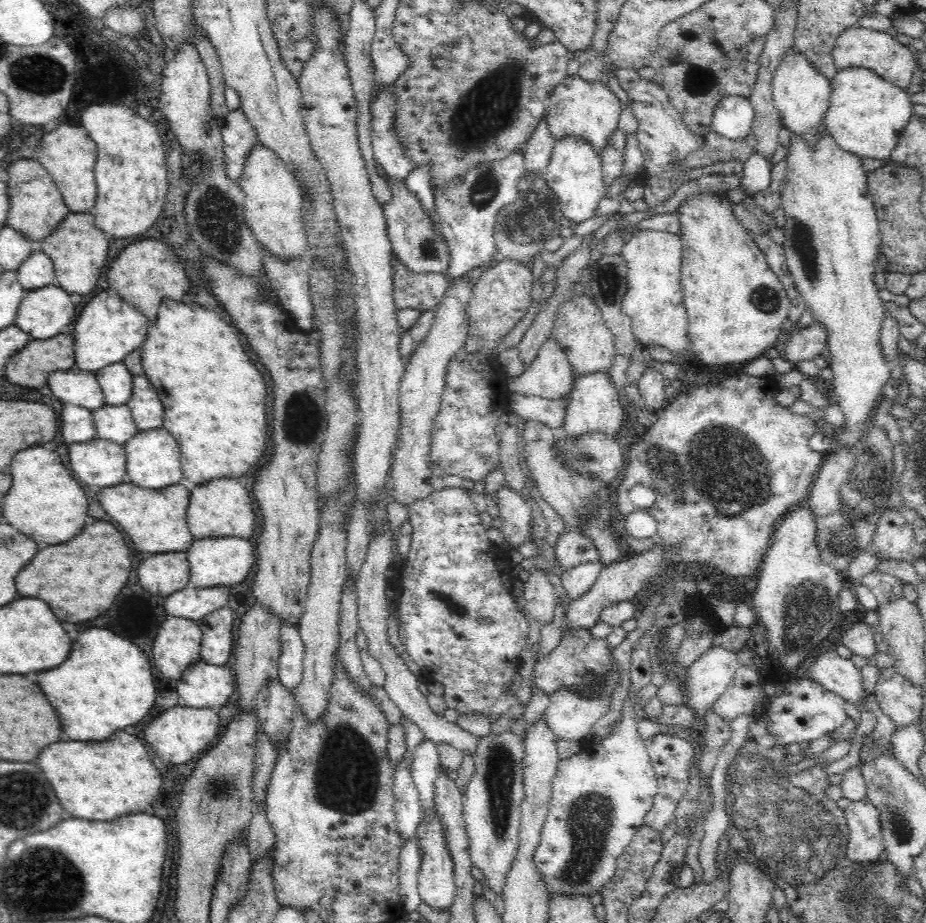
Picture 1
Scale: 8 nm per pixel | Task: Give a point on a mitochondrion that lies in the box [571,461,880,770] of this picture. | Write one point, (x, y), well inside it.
(808, 605)

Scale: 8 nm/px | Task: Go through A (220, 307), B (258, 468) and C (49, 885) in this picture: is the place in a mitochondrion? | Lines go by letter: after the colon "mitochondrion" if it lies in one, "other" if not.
A: other
B: other
C: mitochondrion

